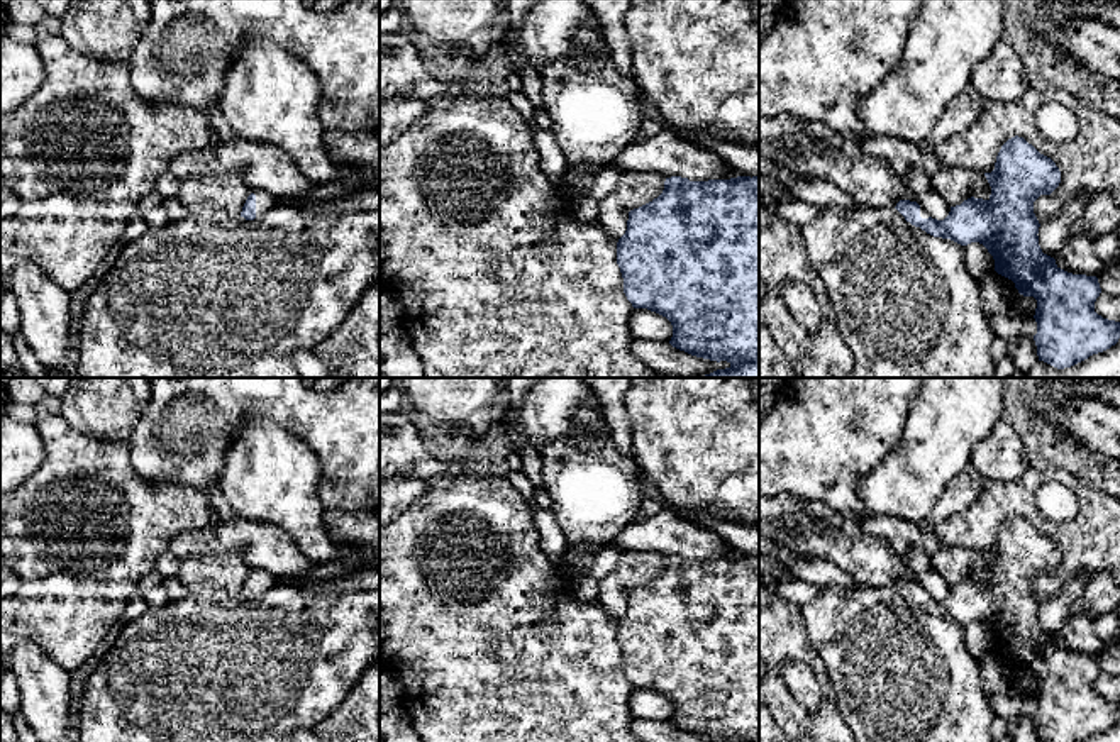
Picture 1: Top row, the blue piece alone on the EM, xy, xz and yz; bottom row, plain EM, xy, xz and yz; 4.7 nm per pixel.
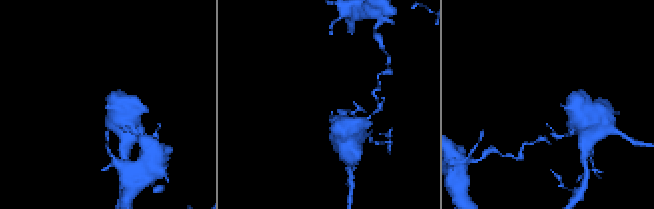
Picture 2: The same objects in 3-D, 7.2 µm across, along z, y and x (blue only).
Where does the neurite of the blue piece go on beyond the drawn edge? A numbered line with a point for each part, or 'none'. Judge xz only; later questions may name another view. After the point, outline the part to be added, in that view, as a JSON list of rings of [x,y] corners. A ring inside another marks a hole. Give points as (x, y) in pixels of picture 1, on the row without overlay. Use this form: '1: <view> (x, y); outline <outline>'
none

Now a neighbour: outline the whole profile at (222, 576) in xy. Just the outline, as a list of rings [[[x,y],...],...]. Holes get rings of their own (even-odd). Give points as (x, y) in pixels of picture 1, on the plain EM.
[[[212,554],[183,557],[176,578],[190,595],[210,595],[224,601],[241,595],[249,574],[251,569],[241,556]]]

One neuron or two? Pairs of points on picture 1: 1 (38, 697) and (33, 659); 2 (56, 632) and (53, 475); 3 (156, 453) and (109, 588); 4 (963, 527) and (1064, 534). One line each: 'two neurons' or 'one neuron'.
1: one neuron
2: one neuron
3: two neurons
4: one neuron

